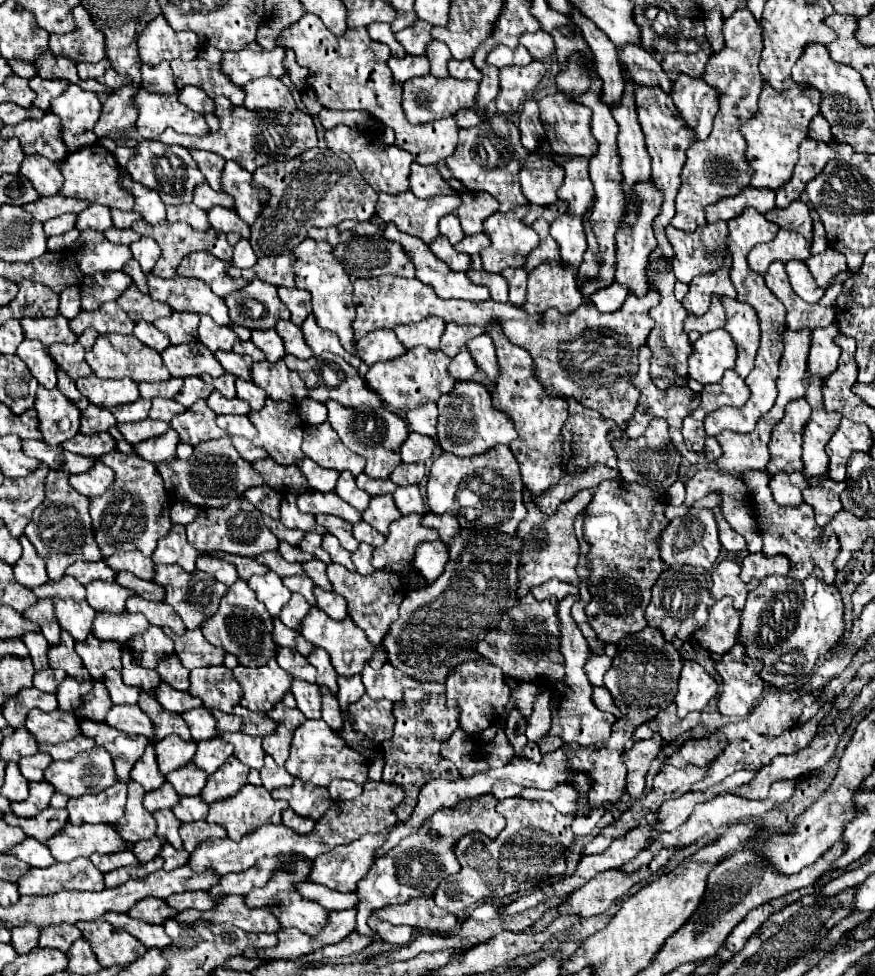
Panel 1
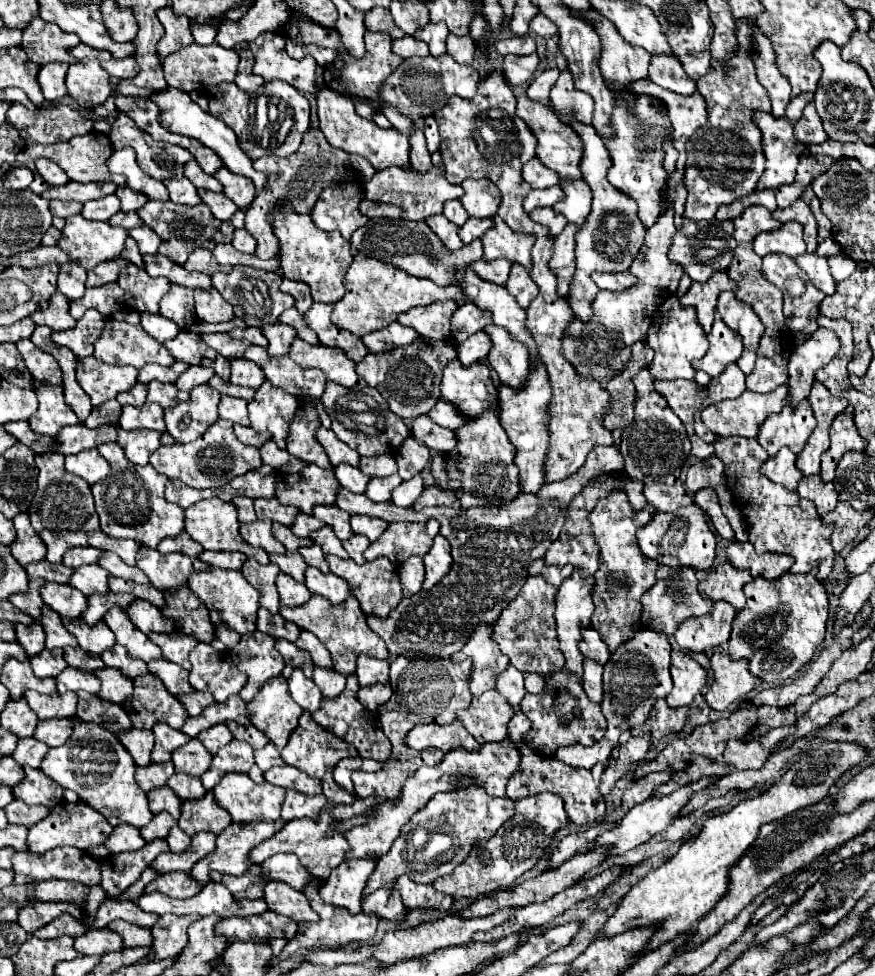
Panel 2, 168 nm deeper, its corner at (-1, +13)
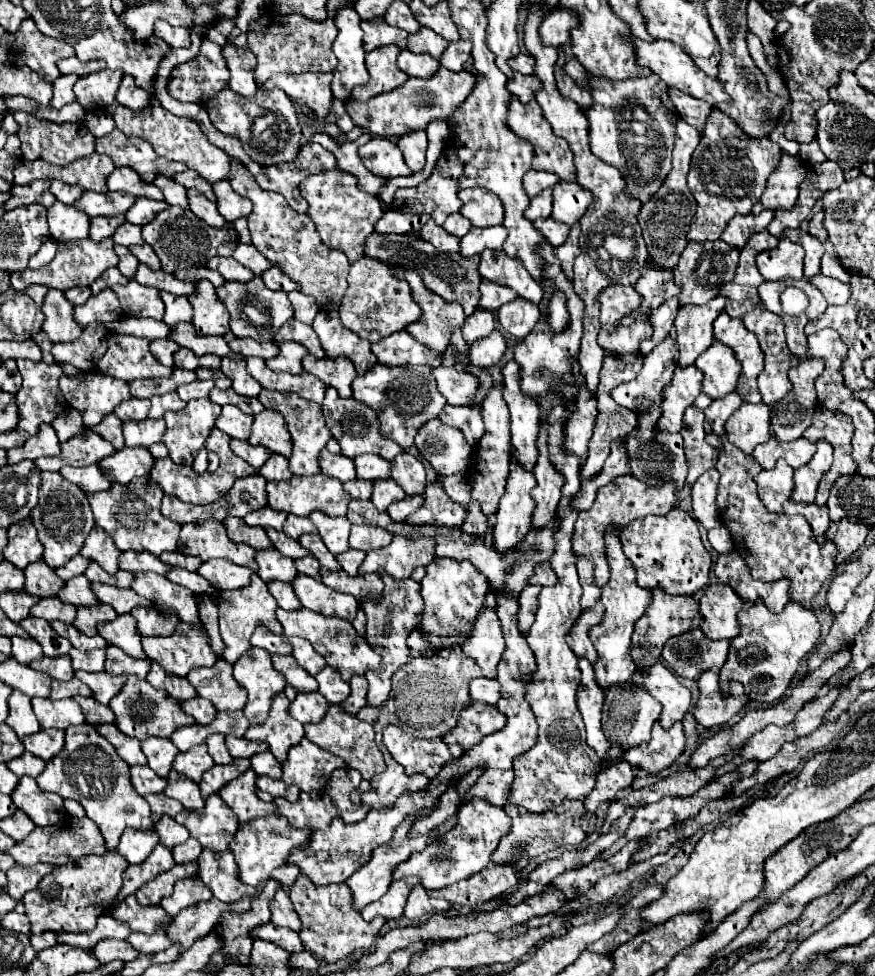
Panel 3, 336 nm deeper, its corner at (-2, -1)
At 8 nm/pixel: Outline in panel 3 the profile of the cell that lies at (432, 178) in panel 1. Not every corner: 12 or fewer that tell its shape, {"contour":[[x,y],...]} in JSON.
{"contour":[[407,132],[397,140],[405,164],[419,172],[425,166],[427,134]]}

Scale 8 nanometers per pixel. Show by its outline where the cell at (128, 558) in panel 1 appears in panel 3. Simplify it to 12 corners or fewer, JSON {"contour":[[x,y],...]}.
{"contour":[[99,526],[91,530],[81,554],[109,574],[119,570],[119,550]]}

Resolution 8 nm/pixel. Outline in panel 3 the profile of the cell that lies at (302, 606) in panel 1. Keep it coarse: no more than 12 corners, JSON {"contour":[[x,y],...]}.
{"contour":[[267,582],[271,596],[283,610],[299,610],[291,584]]}

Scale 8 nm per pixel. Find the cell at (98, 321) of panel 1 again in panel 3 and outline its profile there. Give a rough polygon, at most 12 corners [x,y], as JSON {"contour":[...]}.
{"contour":[[111,288],[75,306],[75,322],[107,324],[123,318]]}

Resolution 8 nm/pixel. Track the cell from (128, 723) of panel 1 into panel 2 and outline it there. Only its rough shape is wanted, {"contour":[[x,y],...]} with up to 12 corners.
{"contour":[[114,668],[96,672],[98,696],[124,706],[132,698],[132,680]]}

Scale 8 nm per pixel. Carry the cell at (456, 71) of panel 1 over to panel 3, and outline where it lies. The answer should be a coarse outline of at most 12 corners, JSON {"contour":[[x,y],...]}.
{"contour":[[449,42],[441,66],[461,72],[471,58],[471,42]]}

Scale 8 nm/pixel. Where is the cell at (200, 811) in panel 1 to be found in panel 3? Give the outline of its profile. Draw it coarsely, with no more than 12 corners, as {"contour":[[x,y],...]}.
{"contour":[[171,770],[165,794],[187,810],[203,808],[199,786]]}

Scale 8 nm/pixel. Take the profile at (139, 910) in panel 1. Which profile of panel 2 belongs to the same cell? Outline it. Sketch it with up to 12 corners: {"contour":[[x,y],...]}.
{"contour":[[186,872],[162,874],[144,892],[190,898],[202,890]]}

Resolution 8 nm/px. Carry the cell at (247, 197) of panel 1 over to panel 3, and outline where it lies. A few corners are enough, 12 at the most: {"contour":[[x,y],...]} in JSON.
{"contour":[[227,180],[213,182],[219,214],[227,222],[249,216],[253,204]]}

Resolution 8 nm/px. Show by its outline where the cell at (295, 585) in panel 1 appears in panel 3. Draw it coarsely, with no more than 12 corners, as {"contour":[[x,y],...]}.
{"contour":[[259,550],[257,576],[291,582],[297,570],[279,550]]}

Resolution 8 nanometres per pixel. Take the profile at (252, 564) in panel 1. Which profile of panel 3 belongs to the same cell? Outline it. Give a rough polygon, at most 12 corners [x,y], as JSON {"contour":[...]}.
{"contour":[[219,520],[183,524],[177,550],[257,572],[255,550],[231,542]]}

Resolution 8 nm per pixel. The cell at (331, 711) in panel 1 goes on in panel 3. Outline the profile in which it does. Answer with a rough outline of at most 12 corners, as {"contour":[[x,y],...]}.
{"contour":[[325,666],[315,678],[329,704],[349,696],[349,682],[339,670]]}

